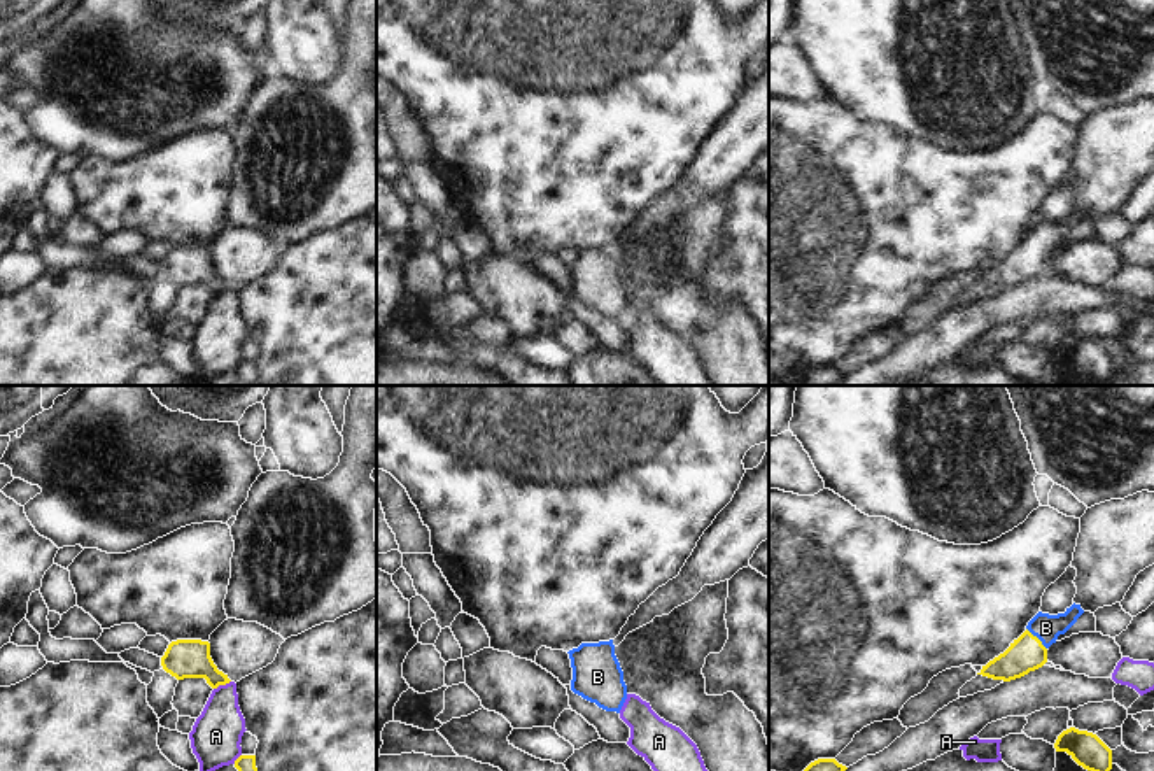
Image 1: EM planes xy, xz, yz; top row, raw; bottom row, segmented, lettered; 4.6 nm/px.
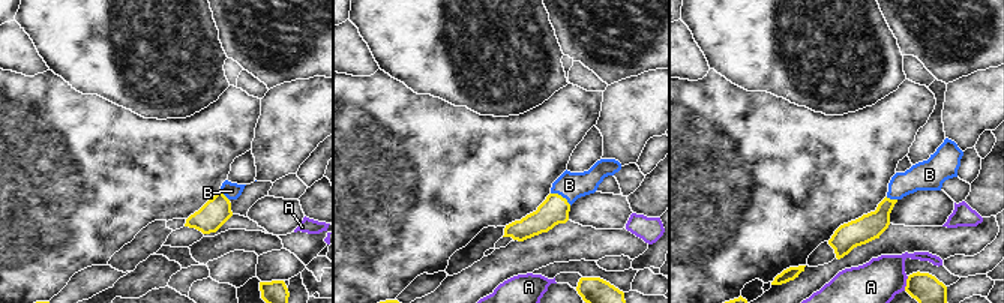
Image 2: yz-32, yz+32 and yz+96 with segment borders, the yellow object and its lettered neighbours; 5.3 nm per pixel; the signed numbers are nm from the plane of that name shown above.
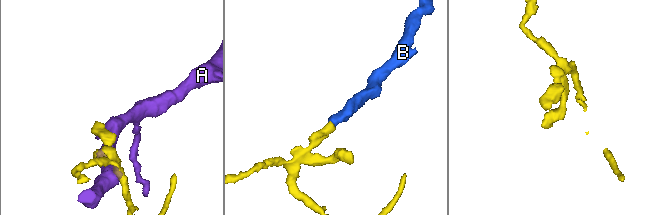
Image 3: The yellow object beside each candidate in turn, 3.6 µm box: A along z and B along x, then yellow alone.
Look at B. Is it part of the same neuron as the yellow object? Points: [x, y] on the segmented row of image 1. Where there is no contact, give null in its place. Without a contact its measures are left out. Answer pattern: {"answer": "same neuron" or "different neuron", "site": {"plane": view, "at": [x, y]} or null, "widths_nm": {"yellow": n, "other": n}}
{"answer": "same neuron", "site": {"plane": "yz", "at": [1037, 638]}, "widths_nm": {"yellow": 160, "other": 120}}

